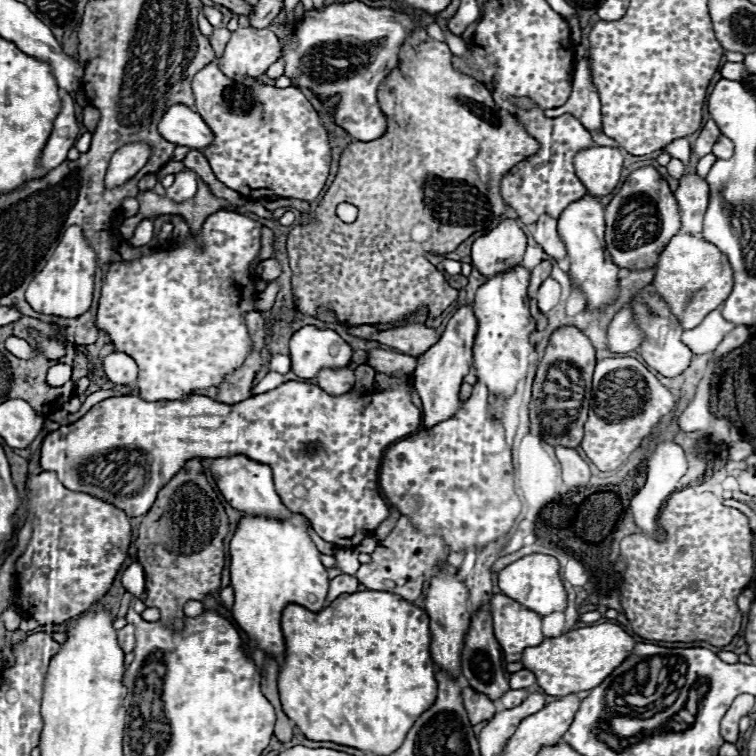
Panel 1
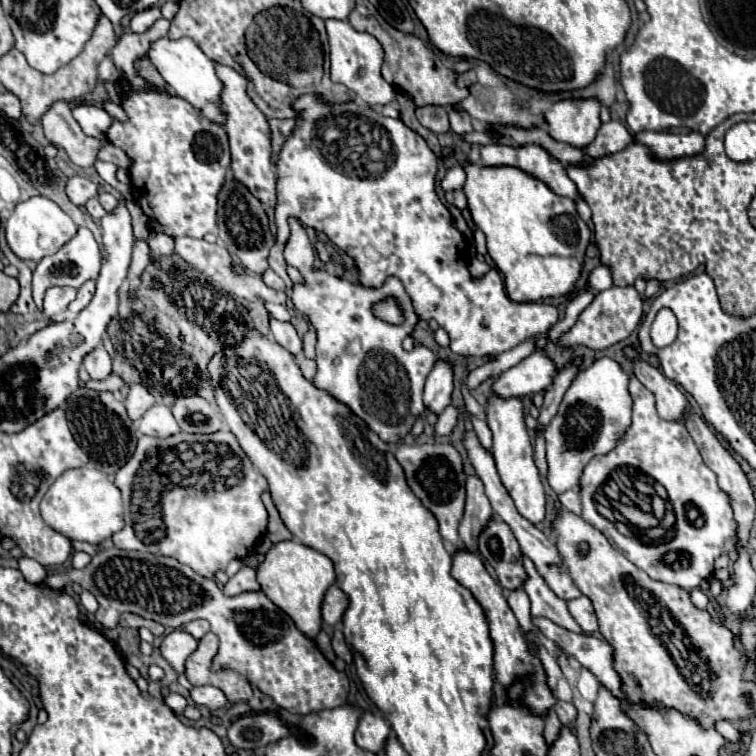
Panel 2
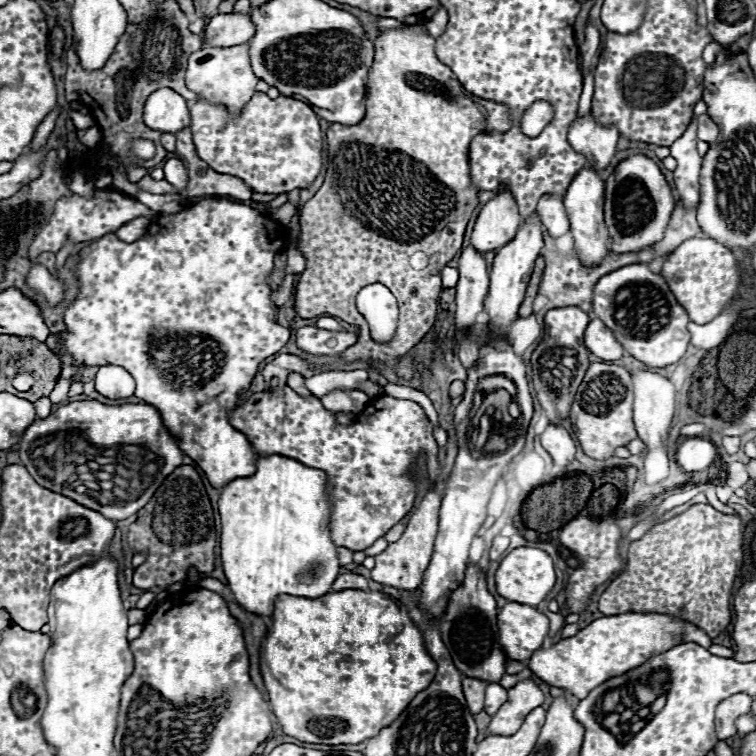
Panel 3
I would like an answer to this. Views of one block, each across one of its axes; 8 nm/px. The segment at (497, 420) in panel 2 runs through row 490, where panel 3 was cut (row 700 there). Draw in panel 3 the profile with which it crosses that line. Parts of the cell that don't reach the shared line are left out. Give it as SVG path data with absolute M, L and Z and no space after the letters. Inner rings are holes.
M534 680L518 682L514 688L508 690L506 704L502 704L502 708L492 716L488 732L510 736L510 732L516 732L522 726L526 712L532 712L534 708L542 706L542 702L544 702L544 692L538 688Z

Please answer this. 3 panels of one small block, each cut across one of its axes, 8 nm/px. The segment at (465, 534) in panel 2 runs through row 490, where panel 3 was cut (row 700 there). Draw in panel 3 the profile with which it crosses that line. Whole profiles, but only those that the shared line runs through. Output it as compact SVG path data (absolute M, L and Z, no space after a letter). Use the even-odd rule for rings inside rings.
M464 678L462 680L464 686L464 696L468 702L468 708L472 714L478 714L484 710L484 690L486 690L486 682L476 680L476 678Z

